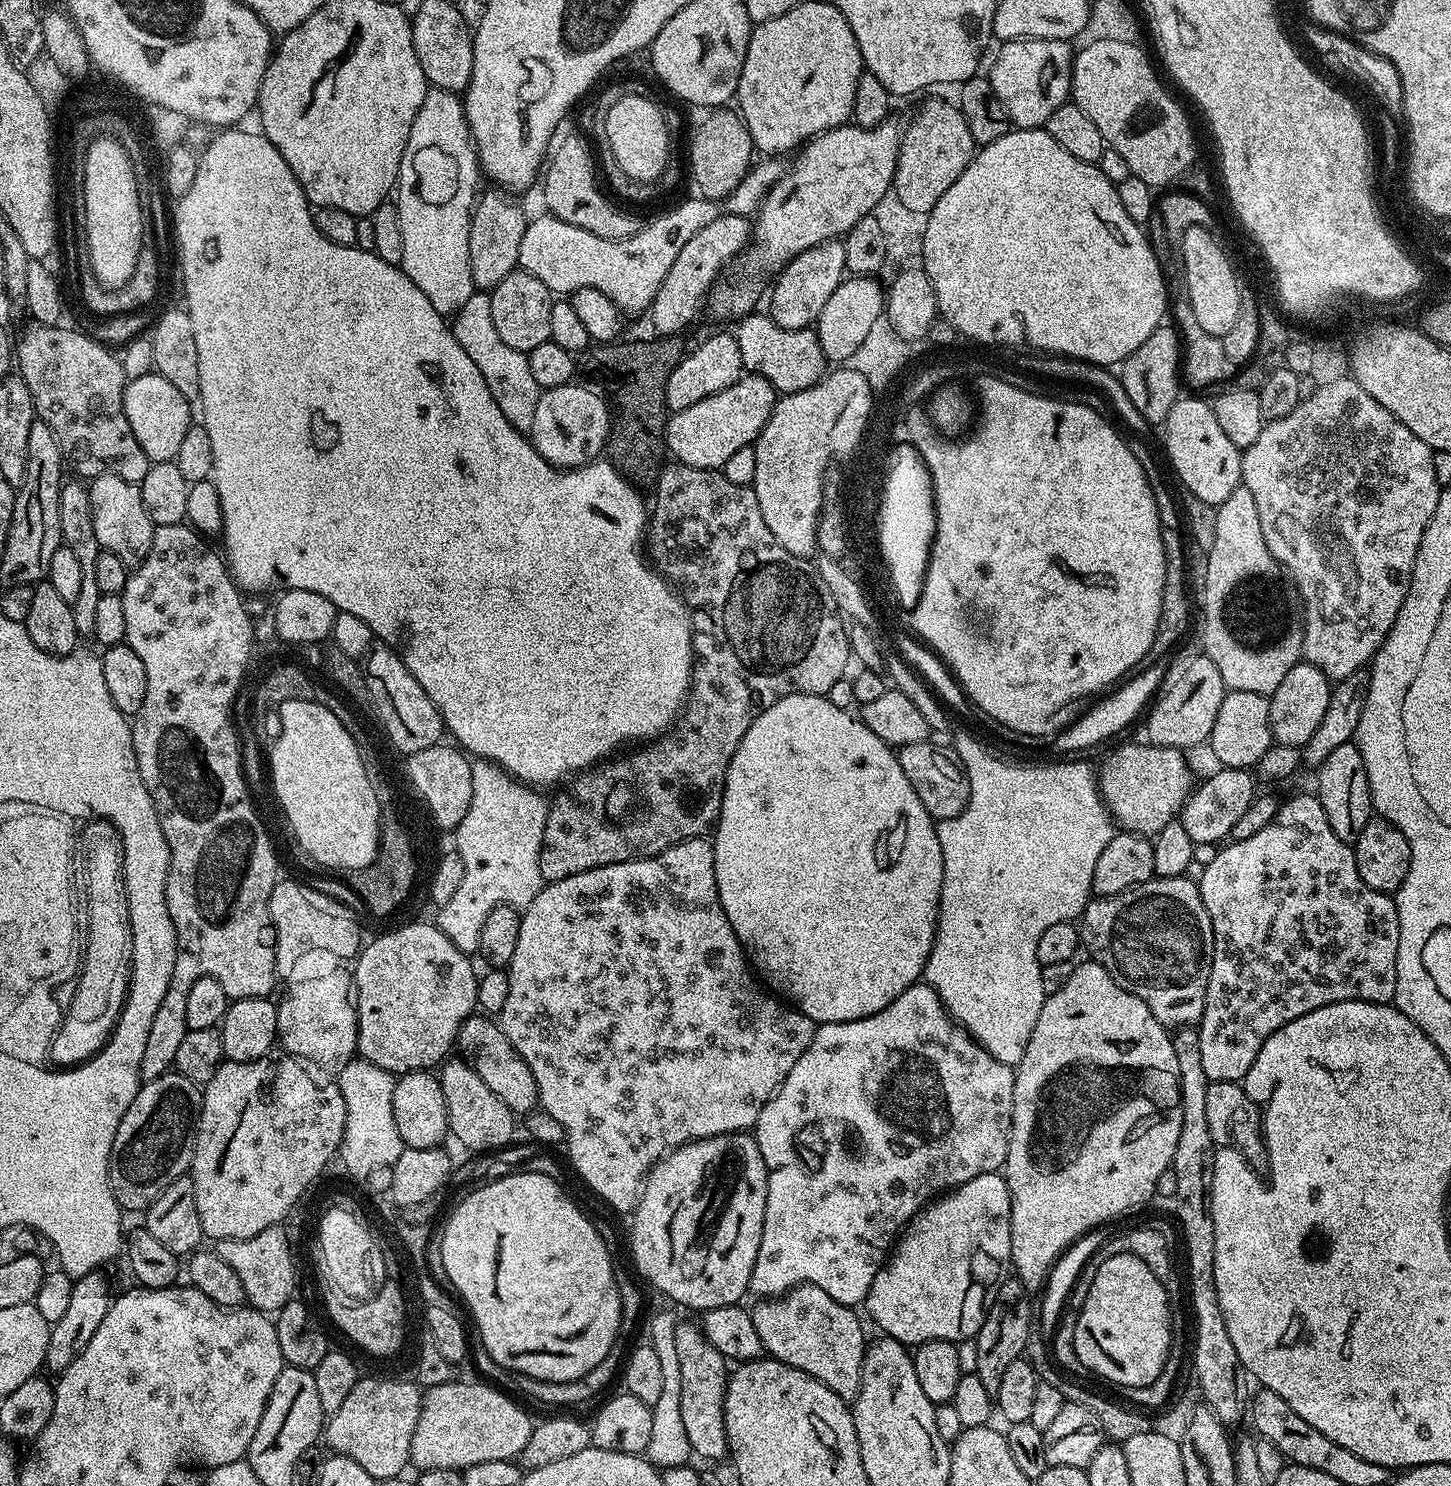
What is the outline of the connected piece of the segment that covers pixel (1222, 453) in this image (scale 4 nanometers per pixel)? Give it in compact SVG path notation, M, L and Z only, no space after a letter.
M1178 398L1174 406L1170 406L1170 414L1164 420L1162 431L1164 431L1164 448L1168 451L1168 460L1172 463L1172 468L1176 471L1176 476L1185 484L1187 491L1196 495L1208 504L1219 506L1234 494L1236 488L1241 487L1242 477L1240 474L1241 449L1226 438L1226 433L1218 427L1218 422L1214 418L1214 410L1211 403L1205 400L1184 400Z

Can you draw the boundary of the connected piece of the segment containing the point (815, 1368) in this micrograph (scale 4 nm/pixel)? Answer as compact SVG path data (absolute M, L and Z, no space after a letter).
M799 1284L784 1295L764 1298L750 1315L764 1352L773 1360L794 1366L830 1386L845 1402L855 1401L862 1382L864 1328L847 1304L826 1294L817 1284Z

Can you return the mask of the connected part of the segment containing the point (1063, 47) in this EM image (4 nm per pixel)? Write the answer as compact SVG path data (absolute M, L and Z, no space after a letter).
M1009 40L999 45L1000 53L987 78L998 94L998 102L1006 106L1016 128L1044 128L1050 114L1058 106L1069 103L1072 91L1073 49L1066 40Z

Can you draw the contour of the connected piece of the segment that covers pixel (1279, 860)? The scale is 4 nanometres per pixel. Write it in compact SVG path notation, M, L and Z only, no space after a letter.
M1292 796L1272 816L1269 824L1261 826L1257 832L1236 840L1233 844L1225 843L1217 851L1214 862L1203 865L1201 876L1198 876L1200 897L1206 906L1206 914L1210 914L1212 933L1214 934L1214 954L1210 982L1206 986L1204 1013L1198 1025L1200 1045L1202 1046L1202 1066L1206 1069L1209 1082L1216 1080L1243 1081L1245 1074L1254 1066L1254 1058L1258 1058L1258 1050L1286 1022L1294 1022L1294 1018L1302 1018L1302 1014L1310 1014L1310 1010L1318 1010L1322 1006L1330 1006L1343 1000L1369 1000L1375 1004L1386 1004L1396 999L1396 959L1398 958L1398 910L1396 901L1389 893L1370 890L1366 882L1362 882L1362 874L1358 874L1358 862L1353 845L1349 841L1338 838L1326 818L1326 810L1322 810L1319 796Z

